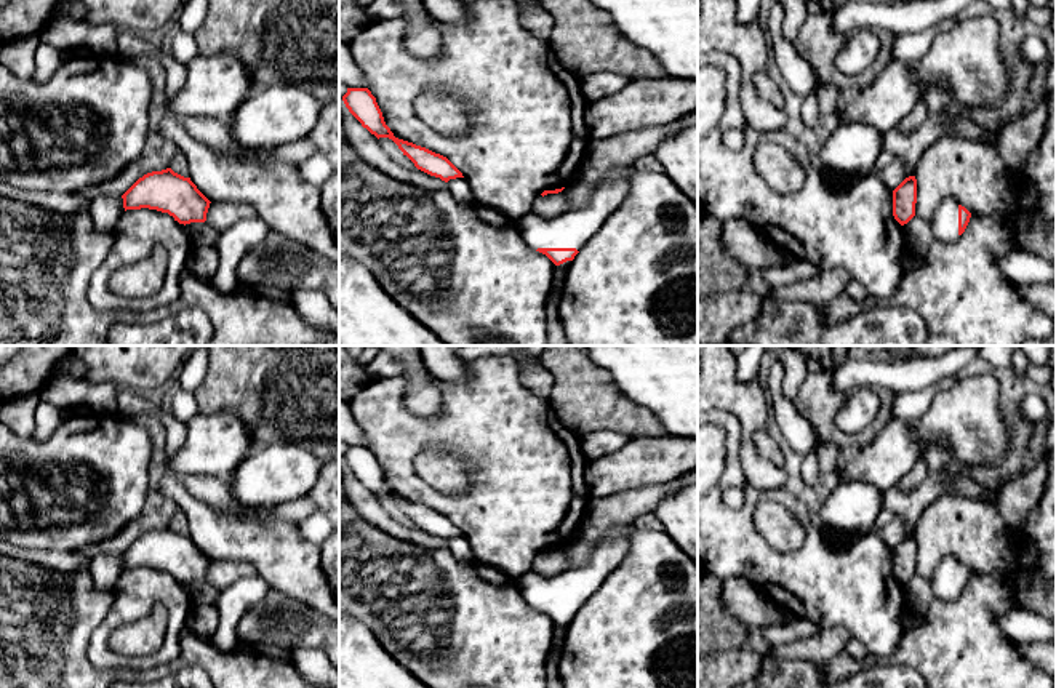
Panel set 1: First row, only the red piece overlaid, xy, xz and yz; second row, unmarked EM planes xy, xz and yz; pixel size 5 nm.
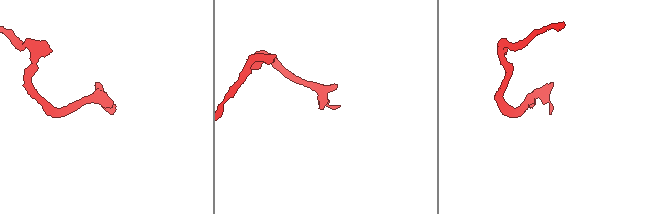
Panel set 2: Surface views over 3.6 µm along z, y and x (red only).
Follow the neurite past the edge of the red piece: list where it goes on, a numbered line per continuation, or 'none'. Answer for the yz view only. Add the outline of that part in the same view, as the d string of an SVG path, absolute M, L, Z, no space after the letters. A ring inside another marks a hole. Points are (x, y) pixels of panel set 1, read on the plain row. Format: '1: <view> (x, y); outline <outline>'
1: yz (944, 581); outline M954 557L942 558L930 576L930 587L939 600L958 598L958 560Z

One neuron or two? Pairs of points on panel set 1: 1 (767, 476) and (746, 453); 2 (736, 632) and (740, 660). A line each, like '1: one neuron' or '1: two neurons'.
1: one neuron
2: two neurons

